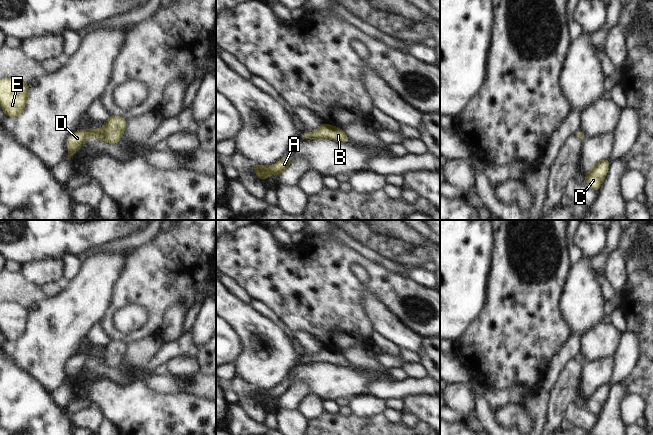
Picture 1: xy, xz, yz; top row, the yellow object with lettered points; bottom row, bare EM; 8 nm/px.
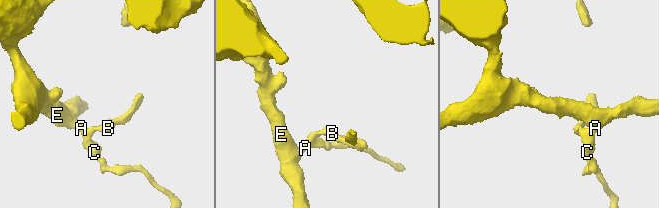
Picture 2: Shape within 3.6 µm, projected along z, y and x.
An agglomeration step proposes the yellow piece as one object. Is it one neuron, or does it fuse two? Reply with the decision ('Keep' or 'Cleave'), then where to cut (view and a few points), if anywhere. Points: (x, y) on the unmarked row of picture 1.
Keep. No split.

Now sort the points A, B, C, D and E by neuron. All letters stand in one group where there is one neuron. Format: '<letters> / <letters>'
A B C D E

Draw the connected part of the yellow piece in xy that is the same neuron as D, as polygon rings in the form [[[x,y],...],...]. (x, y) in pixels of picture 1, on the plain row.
[[[110,340],[102,353],[79,353],[68,362],[68,383],[74,379],[89,361],[104,364],[111,368],[118,367],[122,362],[127,344],[122,341]]]

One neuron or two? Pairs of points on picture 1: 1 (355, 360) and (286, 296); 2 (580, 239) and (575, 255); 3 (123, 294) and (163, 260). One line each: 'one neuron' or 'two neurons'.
1: two neurons
2: two neurons
3: one neuron

